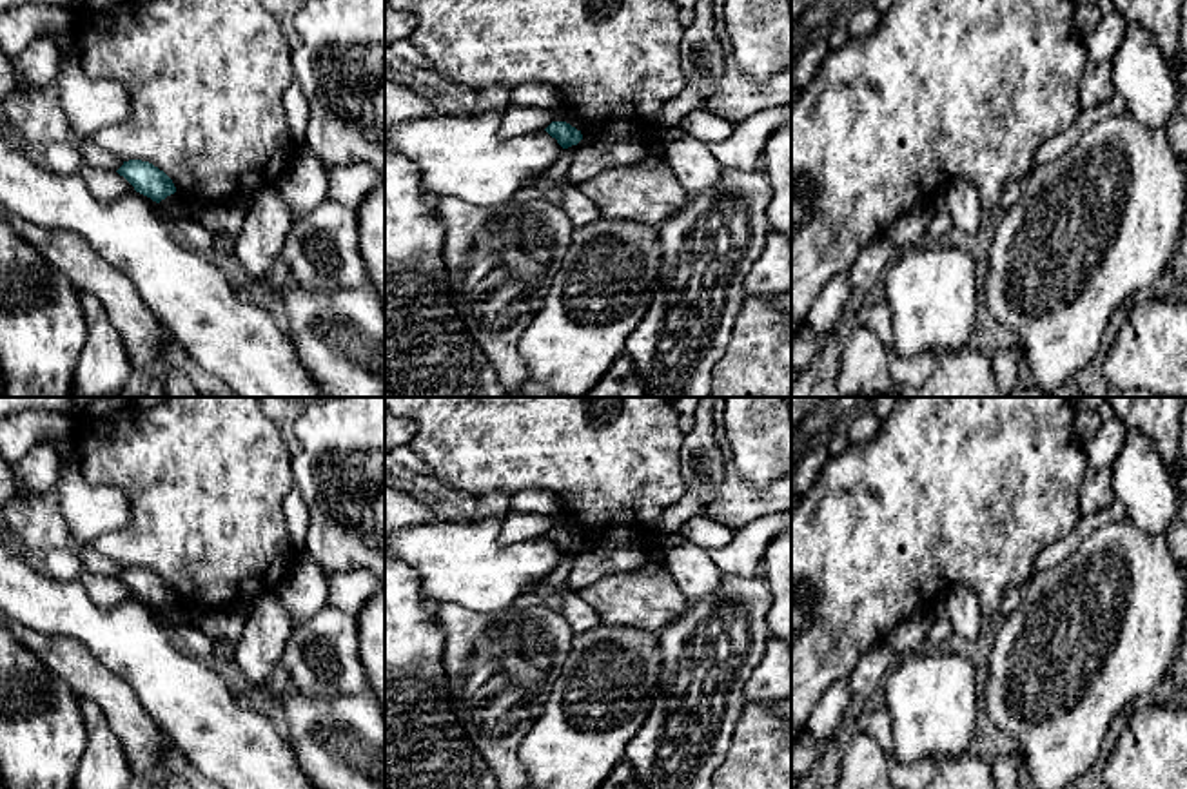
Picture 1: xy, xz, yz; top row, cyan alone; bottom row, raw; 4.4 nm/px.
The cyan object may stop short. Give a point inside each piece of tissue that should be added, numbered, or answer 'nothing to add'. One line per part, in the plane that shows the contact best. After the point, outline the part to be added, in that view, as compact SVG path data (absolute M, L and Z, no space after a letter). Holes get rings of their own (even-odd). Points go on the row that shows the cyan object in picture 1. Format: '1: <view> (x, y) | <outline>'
nothing to add

